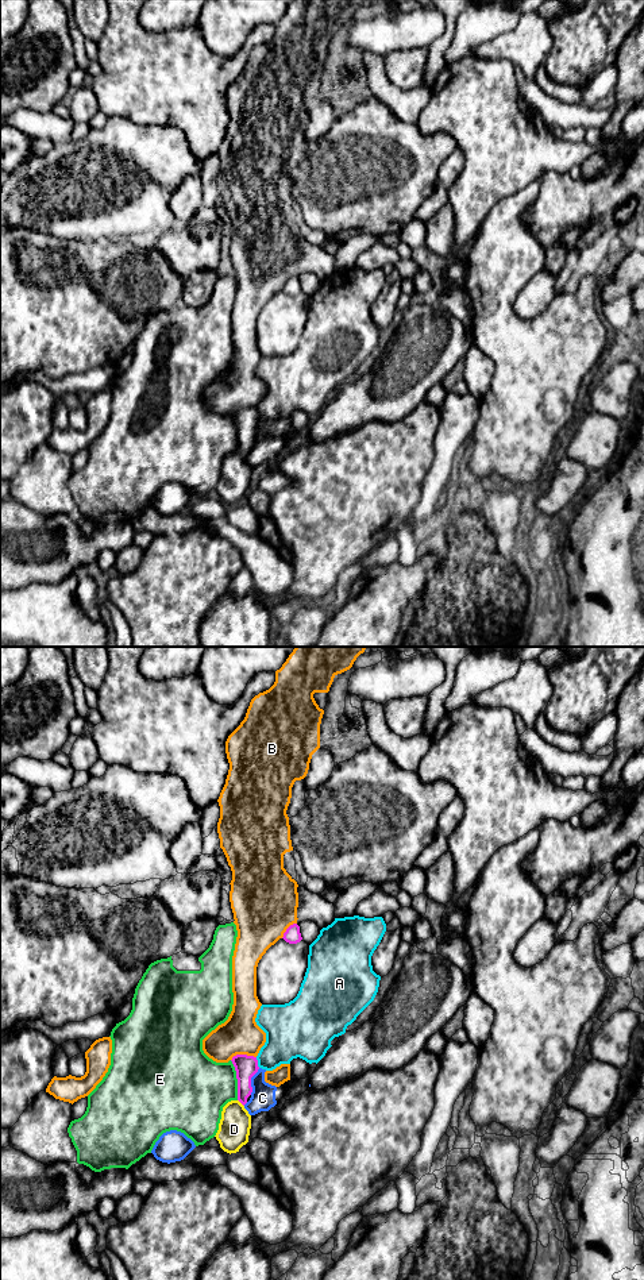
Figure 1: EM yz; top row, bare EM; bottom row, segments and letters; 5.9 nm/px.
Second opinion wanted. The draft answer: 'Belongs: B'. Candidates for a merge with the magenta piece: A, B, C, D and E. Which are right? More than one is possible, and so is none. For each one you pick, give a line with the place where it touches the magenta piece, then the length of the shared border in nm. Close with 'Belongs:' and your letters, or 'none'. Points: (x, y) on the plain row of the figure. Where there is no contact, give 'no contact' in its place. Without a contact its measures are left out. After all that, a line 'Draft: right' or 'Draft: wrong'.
Belongs: none
Draft: wrong

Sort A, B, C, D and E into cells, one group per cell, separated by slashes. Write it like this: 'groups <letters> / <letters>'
groups A / B / C / D / E

